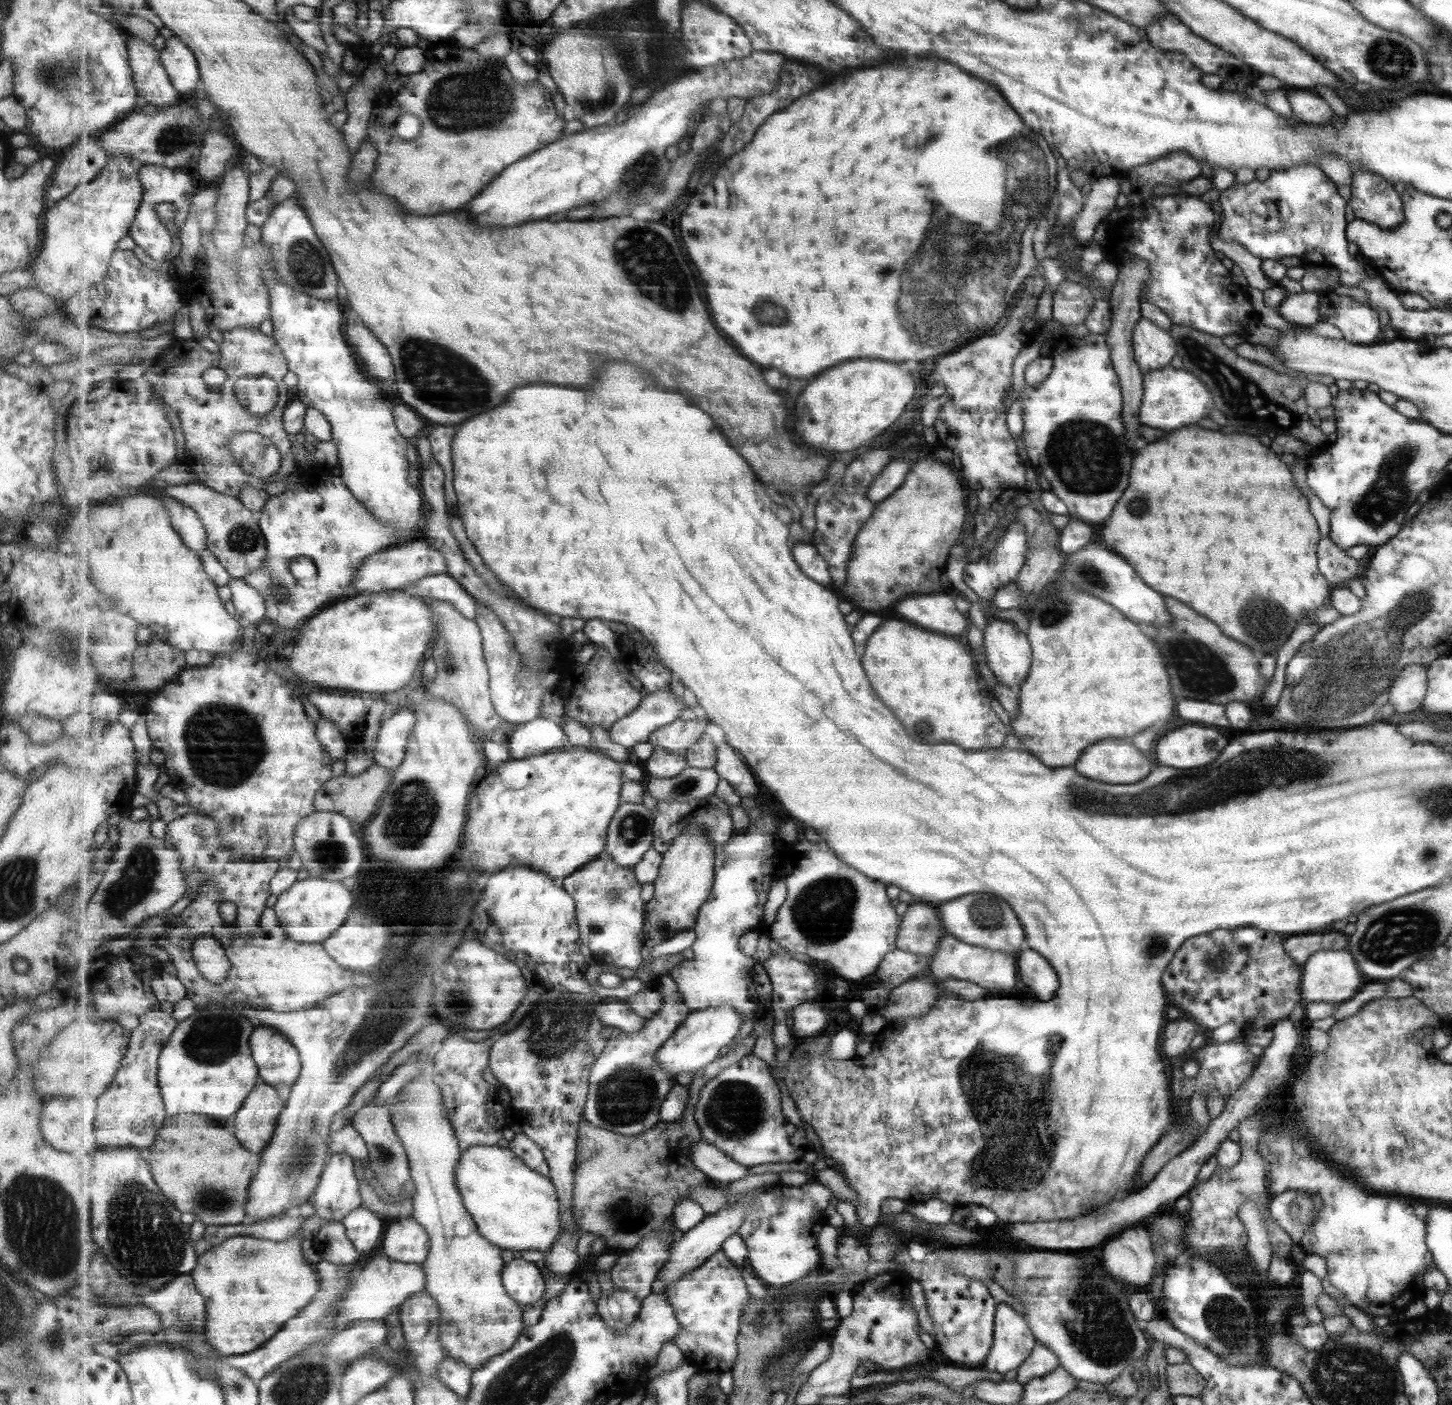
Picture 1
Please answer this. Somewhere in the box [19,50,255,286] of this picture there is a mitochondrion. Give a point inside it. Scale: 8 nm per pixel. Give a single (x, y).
(66, 72)

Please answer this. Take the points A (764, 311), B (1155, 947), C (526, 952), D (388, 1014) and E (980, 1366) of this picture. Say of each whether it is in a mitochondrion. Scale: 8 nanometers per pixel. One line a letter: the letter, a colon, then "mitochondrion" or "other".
A: mitochondrion
B: mitochondrion
C: other
D: mitochondrion
E: other

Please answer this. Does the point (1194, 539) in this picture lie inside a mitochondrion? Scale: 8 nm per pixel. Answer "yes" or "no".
no

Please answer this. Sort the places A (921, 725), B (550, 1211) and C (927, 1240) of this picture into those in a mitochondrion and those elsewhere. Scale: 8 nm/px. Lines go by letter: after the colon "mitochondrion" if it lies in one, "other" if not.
A: mitochondrion
B: other
C: other

